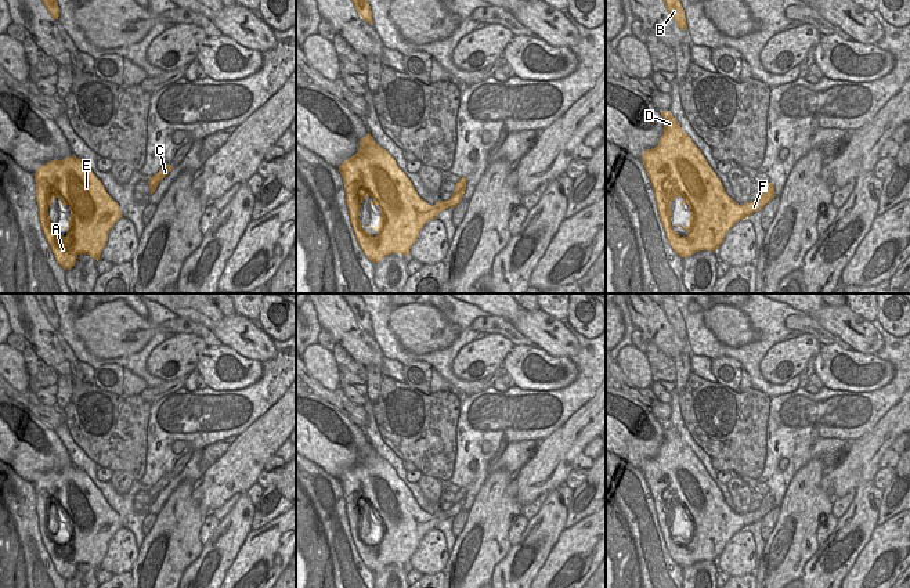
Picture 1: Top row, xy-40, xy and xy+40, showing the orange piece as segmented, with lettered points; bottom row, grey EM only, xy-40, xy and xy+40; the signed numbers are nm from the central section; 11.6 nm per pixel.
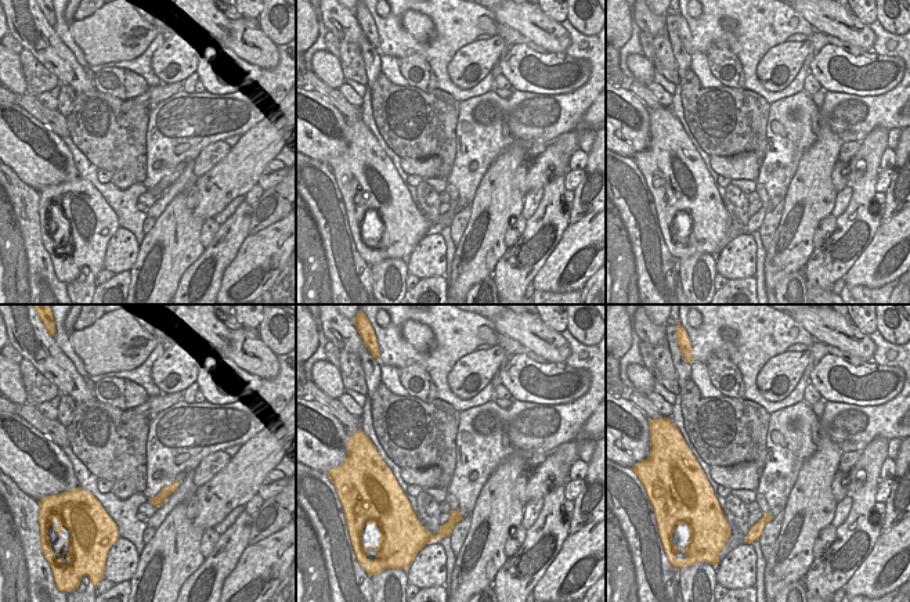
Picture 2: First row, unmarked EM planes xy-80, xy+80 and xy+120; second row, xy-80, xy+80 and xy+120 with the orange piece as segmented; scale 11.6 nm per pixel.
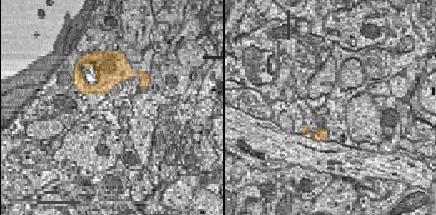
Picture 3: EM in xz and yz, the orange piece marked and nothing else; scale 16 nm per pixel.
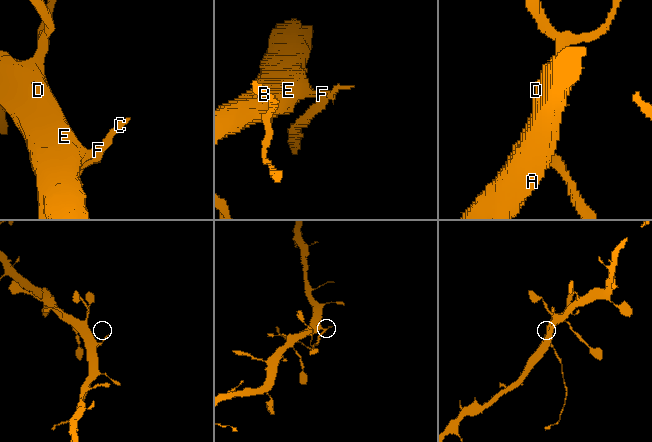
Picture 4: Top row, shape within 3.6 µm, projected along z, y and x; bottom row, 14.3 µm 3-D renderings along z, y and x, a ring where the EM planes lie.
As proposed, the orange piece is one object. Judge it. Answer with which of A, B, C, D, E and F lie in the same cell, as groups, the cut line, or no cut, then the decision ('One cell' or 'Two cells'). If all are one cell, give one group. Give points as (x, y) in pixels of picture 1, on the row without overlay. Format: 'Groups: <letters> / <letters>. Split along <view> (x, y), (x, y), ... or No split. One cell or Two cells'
Groups: A B D E / C F. Split along xy+40 (743, 515), (746, 527). Two cells

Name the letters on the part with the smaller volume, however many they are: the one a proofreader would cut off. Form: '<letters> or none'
C, F

